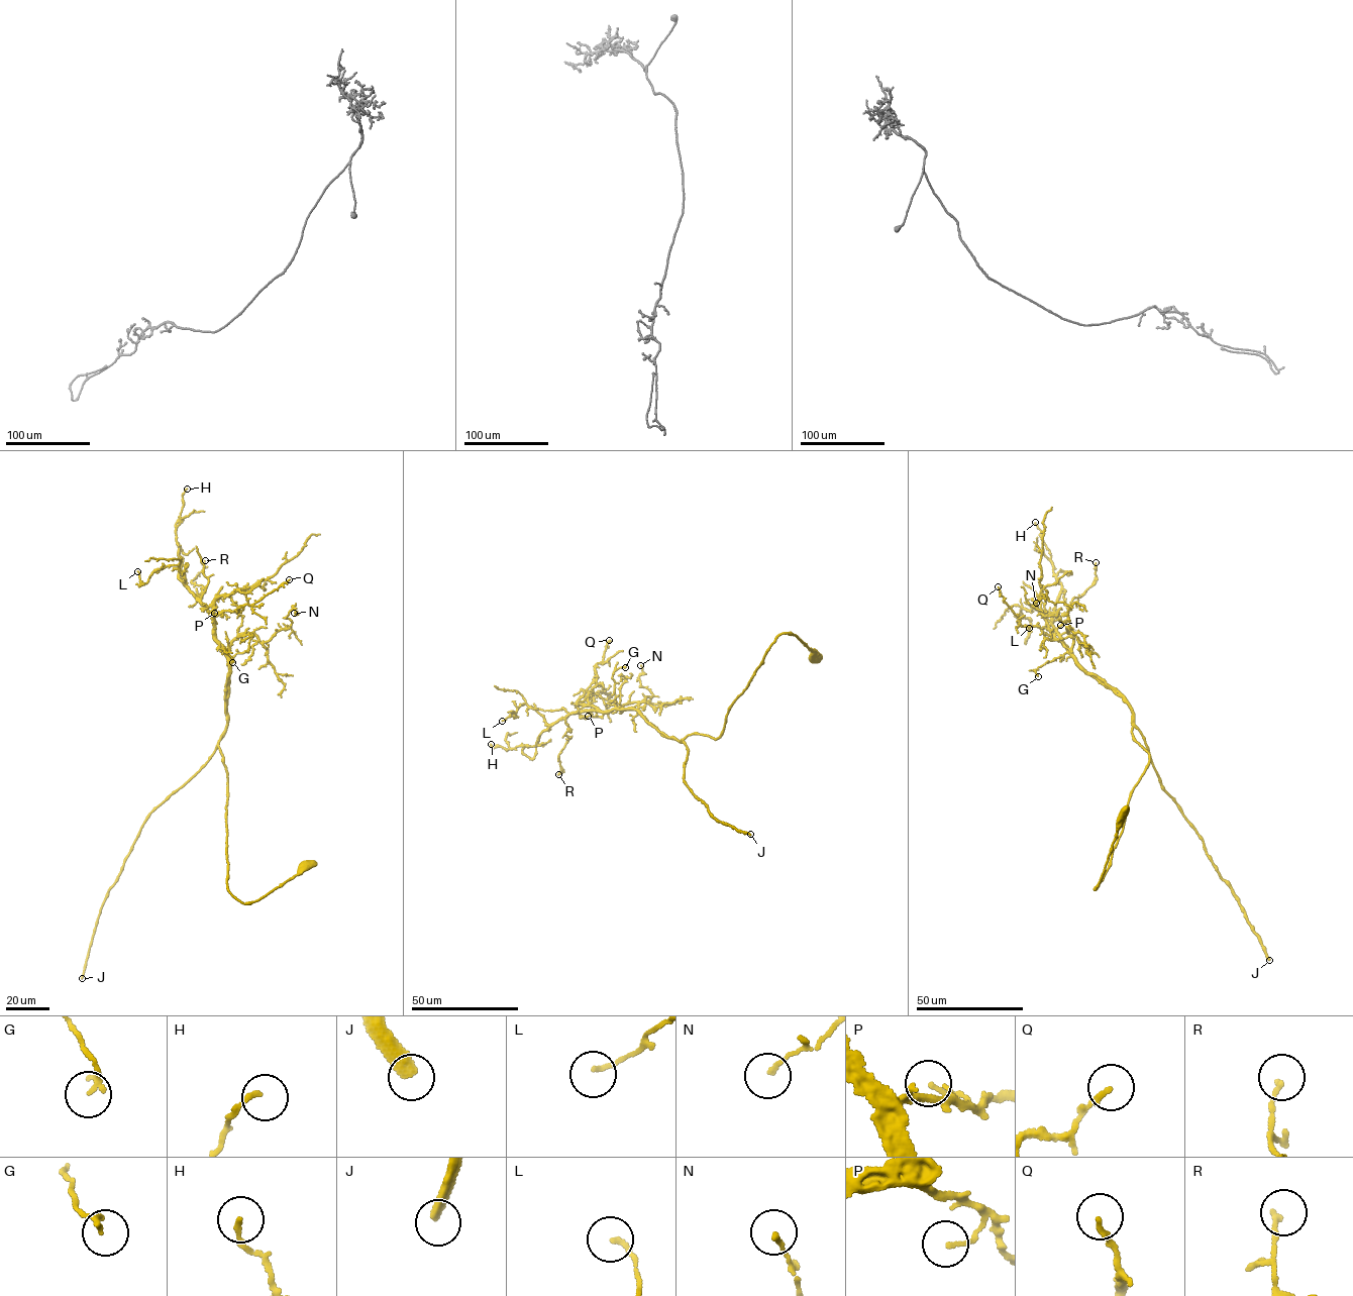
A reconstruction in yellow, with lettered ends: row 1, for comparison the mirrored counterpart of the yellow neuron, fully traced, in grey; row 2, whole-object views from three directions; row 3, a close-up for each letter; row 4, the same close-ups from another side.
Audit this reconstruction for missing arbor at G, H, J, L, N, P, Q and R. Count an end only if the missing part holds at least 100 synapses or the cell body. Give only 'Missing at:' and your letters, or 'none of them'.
Missing at: J

